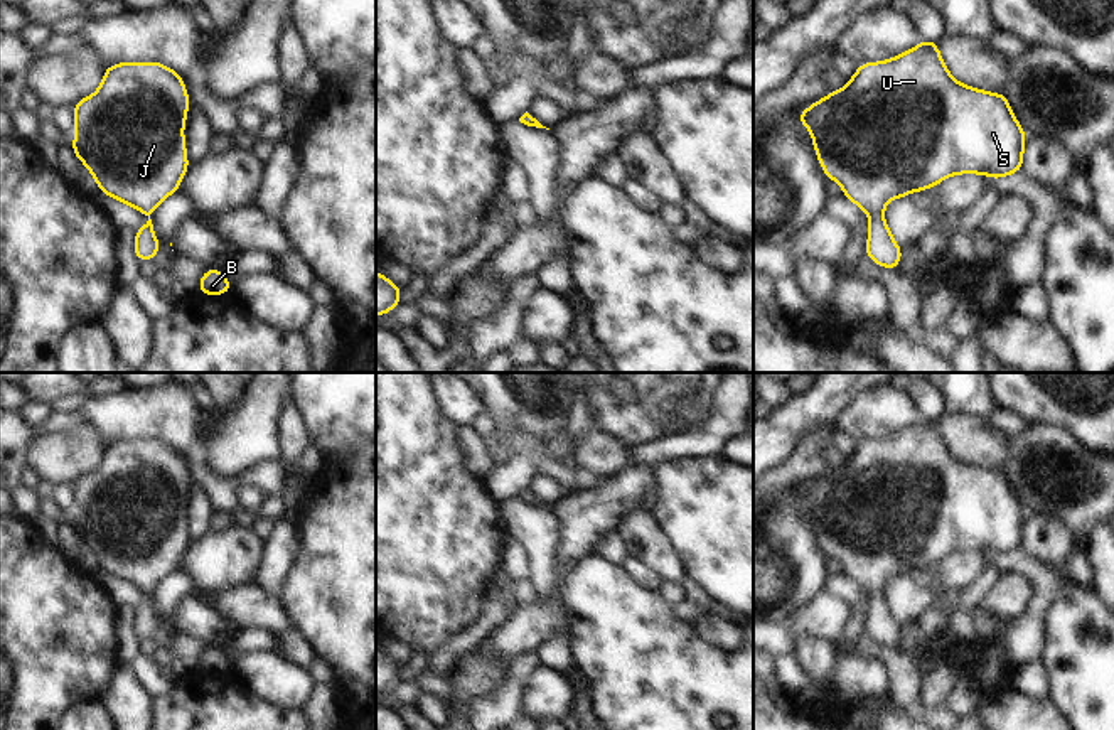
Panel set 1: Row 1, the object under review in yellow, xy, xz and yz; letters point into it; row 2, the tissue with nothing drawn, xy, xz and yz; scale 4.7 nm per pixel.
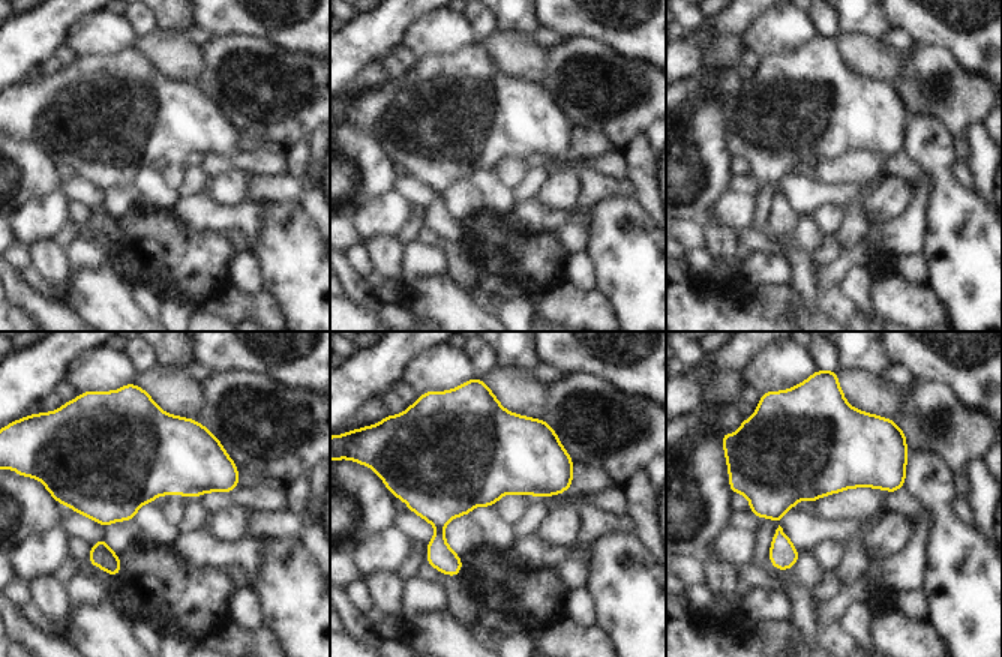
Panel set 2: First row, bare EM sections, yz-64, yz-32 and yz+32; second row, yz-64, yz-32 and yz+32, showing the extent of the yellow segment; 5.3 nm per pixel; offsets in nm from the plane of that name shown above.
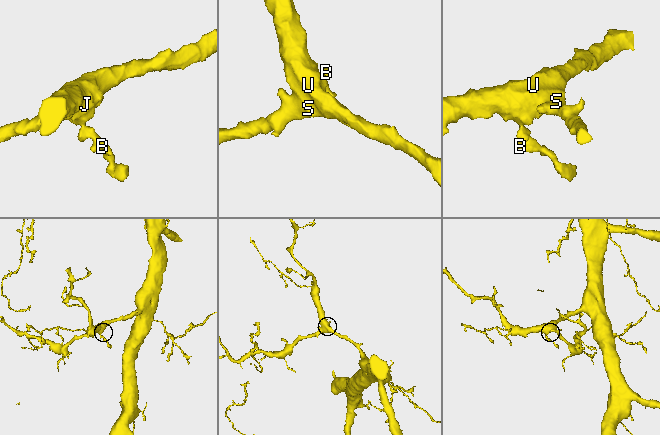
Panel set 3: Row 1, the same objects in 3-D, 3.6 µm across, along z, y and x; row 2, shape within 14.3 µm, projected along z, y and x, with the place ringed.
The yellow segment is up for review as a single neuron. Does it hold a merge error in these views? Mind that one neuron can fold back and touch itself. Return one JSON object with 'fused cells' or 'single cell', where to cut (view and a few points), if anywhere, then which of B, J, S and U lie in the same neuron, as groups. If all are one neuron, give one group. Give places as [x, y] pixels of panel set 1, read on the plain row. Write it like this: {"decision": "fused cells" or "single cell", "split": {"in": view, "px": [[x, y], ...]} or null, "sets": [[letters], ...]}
{"decision": "single cell", "split": null, "sets": [["B", "J", "S", "U"]]}

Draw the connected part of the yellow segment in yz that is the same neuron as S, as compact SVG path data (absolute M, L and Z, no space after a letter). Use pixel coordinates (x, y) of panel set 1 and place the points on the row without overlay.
M922 418L913 427L883 440L863 440L848 464L799 489L799 499L811 507L819 543L836 558L844 575L870 597L866 634L895 647L902 625L885 600L885 583L956 551L1008 555L1023 546L1026 513L1010 479L1001 470L988 470L957 460L945 445L935 418Z

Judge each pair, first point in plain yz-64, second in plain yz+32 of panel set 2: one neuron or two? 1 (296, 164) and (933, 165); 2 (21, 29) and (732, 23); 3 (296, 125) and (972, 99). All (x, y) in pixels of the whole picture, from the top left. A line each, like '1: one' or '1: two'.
1: two
2: one
3: one

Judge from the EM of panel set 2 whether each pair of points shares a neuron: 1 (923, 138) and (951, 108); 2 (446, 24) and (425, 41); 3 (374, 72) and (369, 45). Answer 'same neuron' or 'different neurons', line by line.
1: different neurons
2: same neuron
3: different neurons

